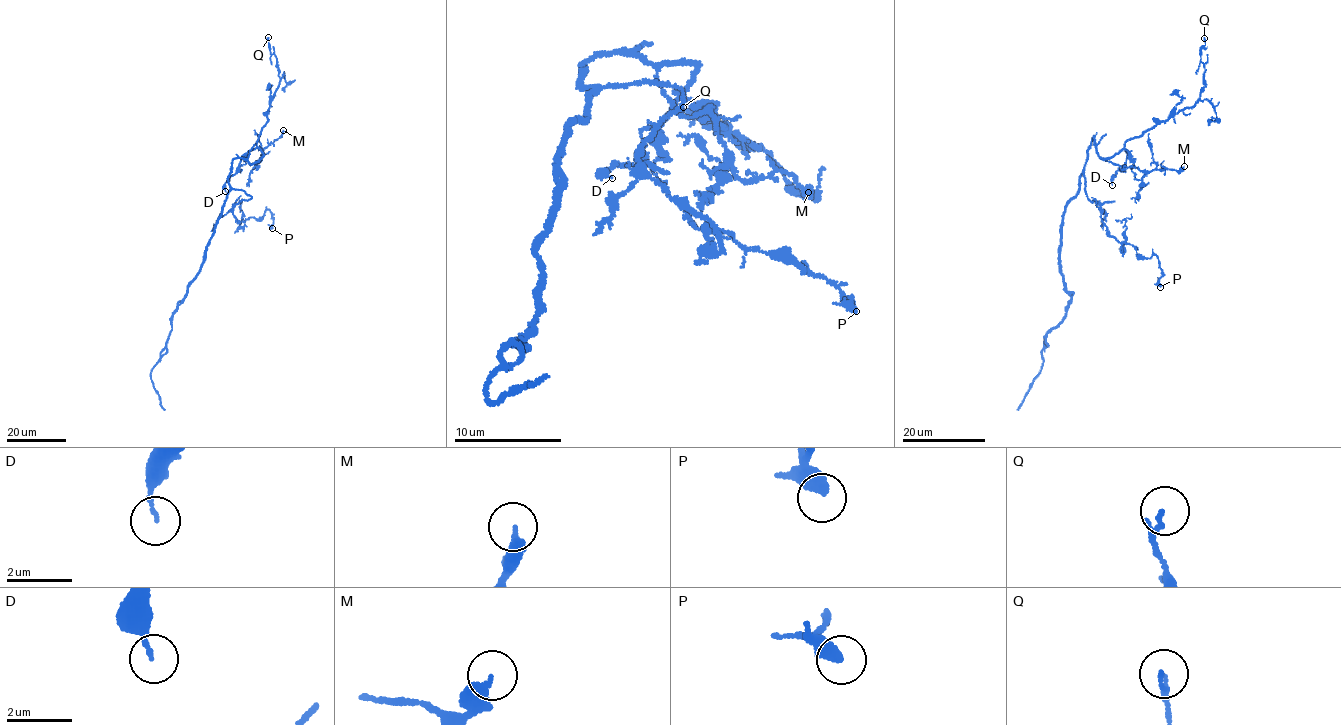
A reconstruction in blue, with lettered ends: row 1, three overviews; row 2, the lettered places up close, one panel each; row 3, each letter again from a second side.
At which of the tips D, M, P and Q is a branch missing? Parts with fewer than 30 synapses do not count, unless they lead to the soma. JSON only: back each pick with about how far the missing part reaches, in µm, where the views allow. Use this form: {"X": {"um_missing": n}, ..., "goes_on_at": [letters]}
{"goes_on_at": []}

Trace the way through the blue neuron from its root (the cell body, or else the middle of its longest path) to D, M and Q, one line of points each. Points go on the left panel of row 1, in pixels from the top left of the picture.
D: (222, 213), (232, 162), (242, 157), (258, 162), (259, 149), (241, 156), (225, 191)
M: (222, 213), (233, 160), (242, 157), (250, 165), (260, 161), (263, 150), (277, 140), (283, 130)
Q: (222, 213), (233, 160), (242, 157), (255, 163), (263, 155), (257, 142), (280, 80), (268, 37)

